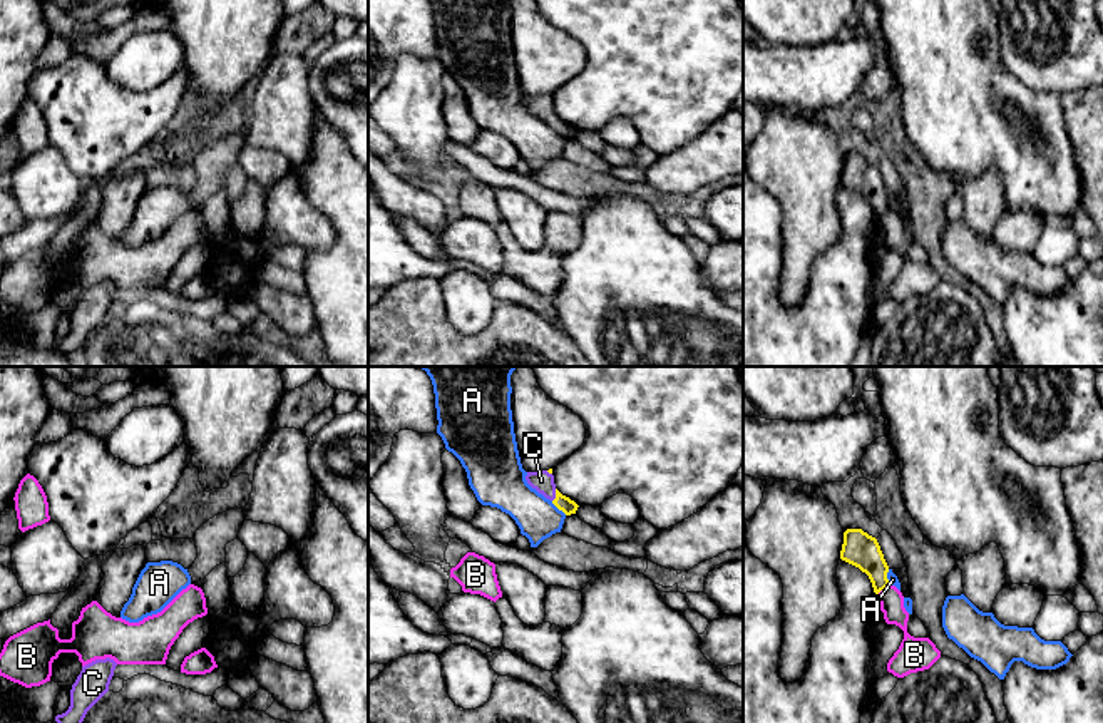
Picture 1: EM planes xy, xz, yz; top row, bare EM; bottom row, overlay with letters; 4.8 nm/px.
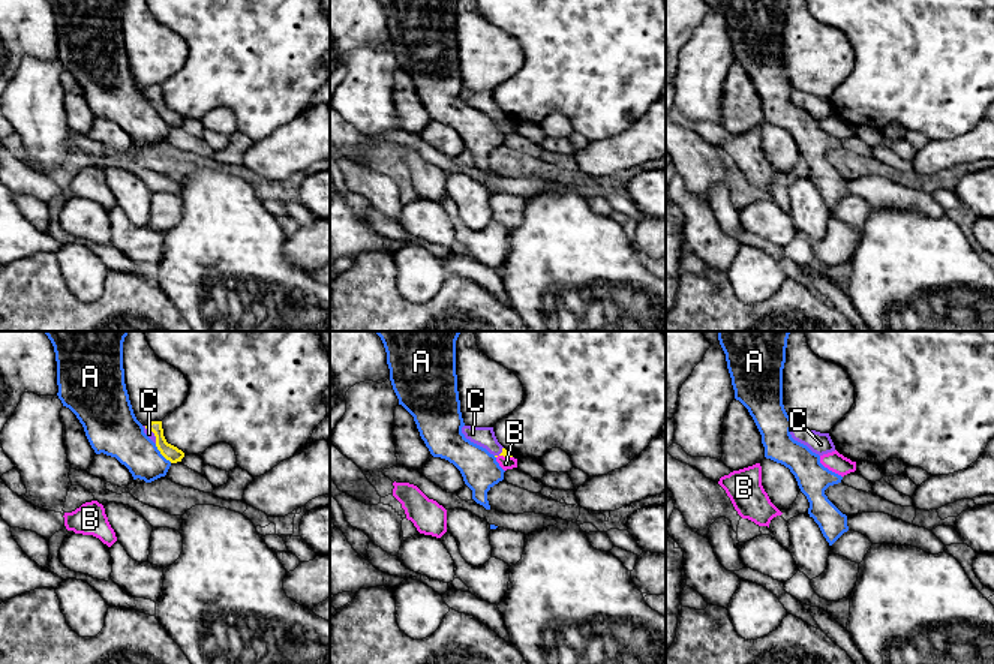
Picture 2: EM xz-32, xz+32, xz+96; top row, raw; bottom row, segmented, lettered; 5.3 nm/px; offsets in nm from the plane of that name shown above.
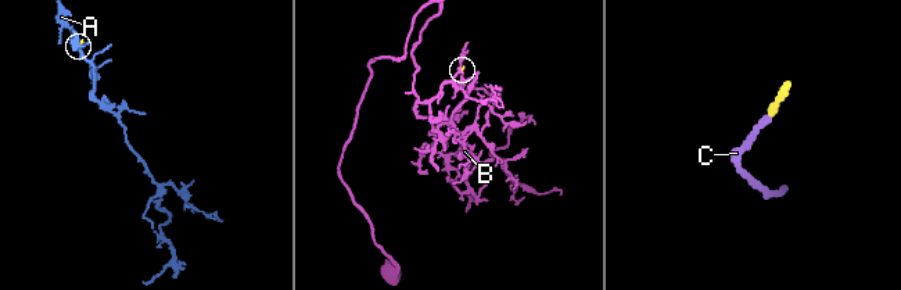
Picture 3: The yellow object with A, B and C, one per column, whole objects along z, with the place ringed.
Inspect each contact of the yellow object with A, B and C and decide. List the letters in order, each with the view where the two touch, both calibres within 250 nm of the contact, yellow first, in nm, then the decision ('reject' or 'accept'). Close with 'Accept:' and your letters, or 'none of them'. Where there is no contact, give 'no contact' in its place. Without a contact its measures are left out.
A: meets yellow in xz; 70 nm thick on the yellow side, 200 nm on the other; reject
B: meets yellow in yz; 160 nm thick on the yellow side, 120 nm on the other; reject
C: meets yellow in xz; 70 nm thick on the yellow side, 100 nm on the other; accept
Accept: C

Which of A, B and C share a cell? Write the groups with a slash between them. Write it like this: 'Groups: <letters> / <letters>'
Groups: A / B / C

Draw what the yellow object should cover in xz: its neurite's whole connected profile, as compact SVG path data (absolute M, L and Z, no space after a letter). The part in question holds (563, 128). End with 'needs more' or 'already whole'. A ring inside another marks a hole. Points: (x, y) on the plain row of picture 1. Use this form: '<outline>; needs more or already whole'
M552 94L527 97L526 105L532 114L549 124L566 141L576 139L579 131L556 114Z; needs more

